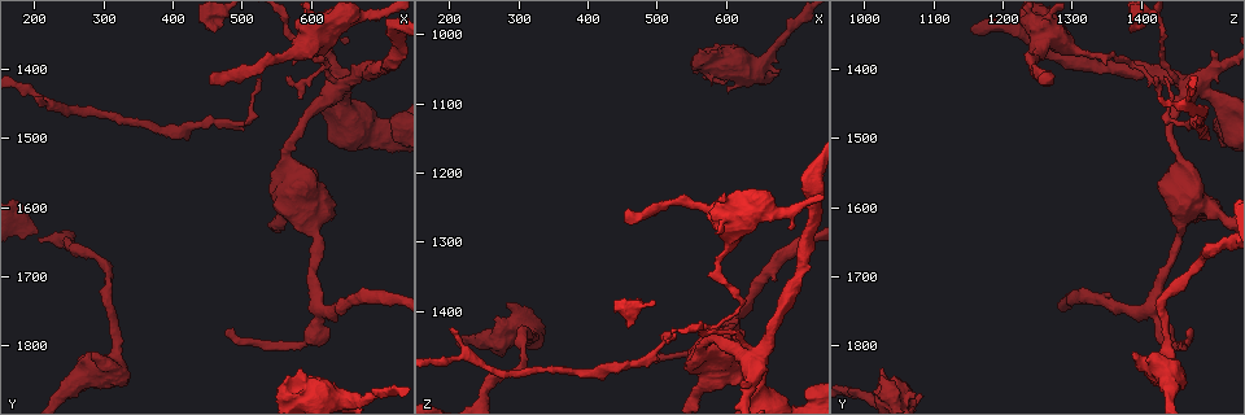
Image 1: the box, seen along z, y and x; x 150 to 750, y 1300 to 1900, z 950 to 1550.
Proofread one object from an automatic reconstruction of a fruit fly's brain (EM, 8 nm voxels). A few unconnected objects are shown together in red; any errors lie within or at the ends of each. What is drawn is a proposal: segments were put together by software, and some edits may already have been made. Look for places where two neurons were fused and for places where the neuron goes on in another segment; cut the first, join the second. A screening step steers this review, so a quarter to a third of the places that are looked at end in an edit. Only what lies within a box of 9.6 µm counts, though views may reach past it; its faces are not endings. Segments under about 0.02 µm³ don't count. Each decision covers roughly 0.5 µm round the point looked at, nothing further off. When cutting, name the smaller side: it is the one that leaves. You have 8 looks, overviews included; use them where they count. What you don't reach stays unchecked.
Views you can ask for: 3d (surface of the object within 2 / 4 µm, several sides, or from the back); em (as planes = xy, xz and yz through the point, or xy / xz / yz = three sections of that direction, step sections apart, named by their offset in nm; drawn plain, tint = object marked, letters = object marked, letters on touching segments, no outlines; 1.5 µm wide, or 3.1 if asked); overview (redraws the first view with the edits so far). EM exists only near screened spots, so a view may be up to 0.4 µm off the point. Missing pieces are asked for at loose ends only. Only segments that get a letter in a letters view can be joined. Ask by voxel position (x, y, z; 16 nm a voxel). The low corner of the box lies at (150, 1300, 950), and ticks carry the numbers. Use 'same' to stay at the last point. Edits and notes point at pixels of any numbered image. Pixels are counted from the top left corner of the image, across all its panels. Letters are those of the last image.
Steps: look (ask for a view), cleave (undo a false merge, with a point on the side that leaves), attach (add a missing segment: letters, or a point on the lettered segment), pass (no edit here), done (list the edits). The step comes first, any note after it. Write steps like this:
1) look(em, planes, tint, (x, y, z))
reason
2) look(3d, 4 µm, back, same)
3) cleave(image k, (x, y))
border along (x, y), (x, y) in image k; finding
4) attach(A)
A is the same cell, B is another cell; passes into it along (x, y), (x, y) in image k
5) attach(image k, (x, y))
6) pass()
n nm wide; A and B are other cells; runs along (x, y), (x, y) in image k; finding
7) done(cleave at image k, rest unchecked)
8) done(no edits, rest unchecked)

look(3d, 4 µm, (625, 1620, 1495))
branch stops here

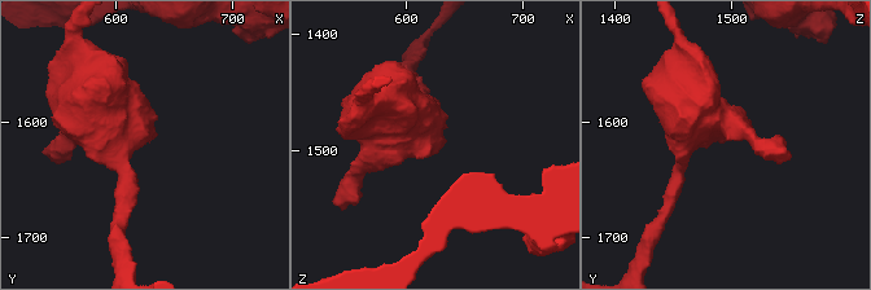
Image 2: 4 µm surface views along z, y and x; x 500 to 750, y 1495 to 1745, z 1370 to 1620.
look(em, xz, step 8, letters, (630, 1616, 1494))
now the EM

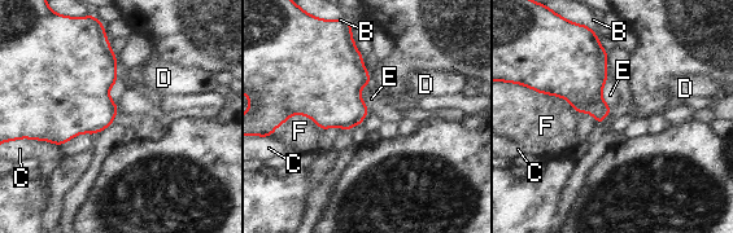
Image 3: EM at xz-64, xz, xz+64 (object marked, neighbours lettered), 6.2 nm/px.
pass()
B, C, D, E and F are other cells; border along (609, 73), (602, 99), (611, 108) in image 3; none of them fits

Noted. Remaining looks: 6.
look(em, xy, step 8, tint, (460, 1350, 1380))
free end

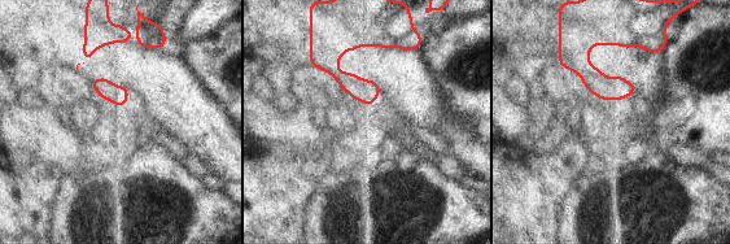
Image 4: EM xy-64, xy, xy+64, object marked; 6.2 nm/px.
look(em, planes, letters, same)

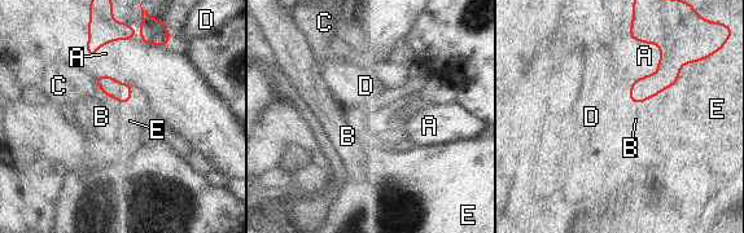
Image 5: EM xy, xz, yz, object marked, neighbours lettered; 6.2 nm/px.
pass()
A, B, C, D and E are other cells; no lettered segment goes on from it

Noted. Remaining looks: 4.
look(3d, 2 µm, back, (460, 1420, 1250))
long arm stops here

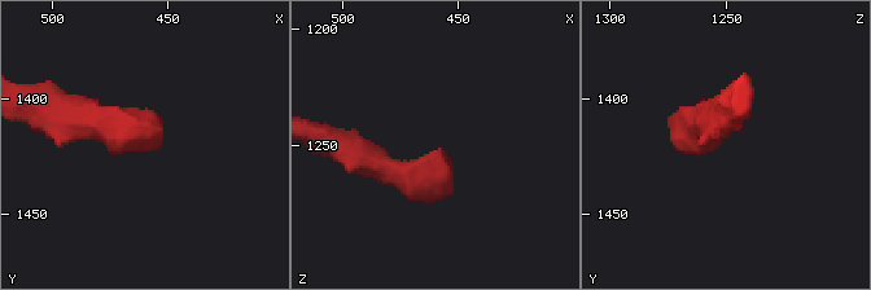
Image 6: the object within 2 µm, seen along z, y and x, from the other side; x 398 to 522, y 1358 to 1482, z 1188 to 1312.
look(em, planes, tint, (457, 1419, 1251))

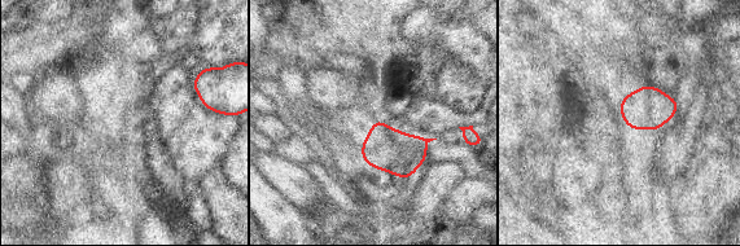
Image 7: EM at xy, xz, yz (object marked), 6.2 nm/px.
look(em, planes, letters, same)
see the neighbours

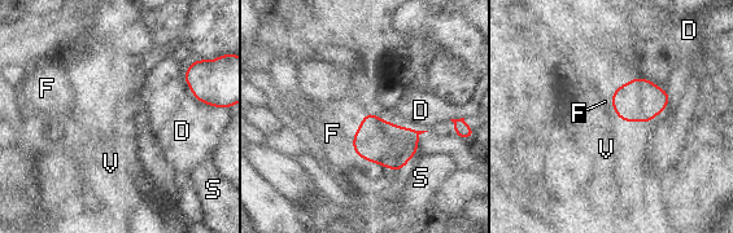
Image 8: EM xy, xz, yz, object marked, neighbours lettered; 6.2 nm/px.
attach(F)
220 nm wide; F is the same cell, D, S and V are other cells; it goes on there

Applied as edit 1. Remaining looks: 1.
done(attach at image 8, rest unchecked)

